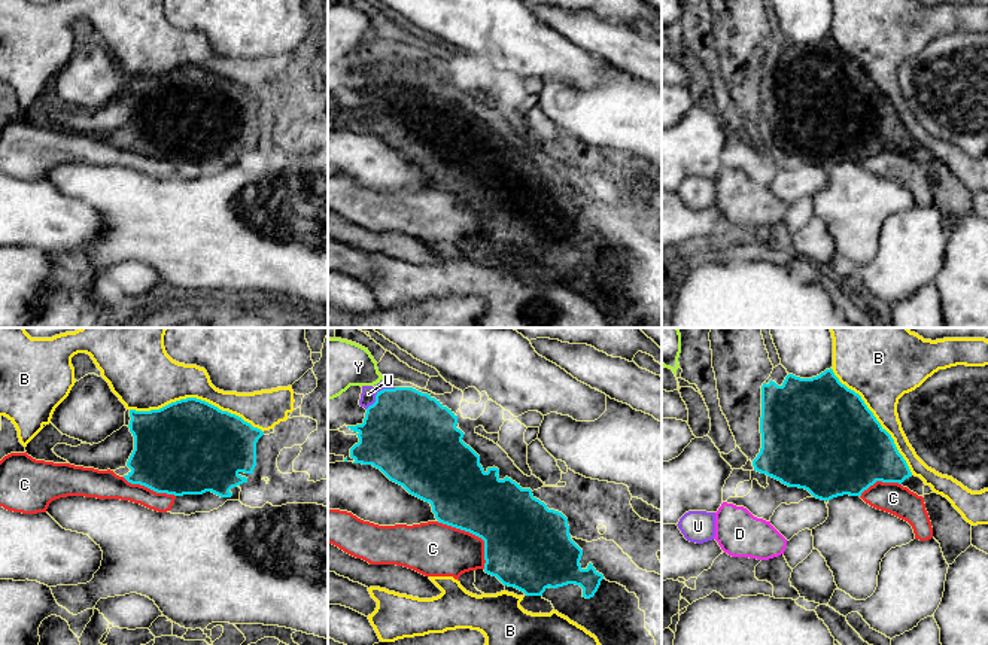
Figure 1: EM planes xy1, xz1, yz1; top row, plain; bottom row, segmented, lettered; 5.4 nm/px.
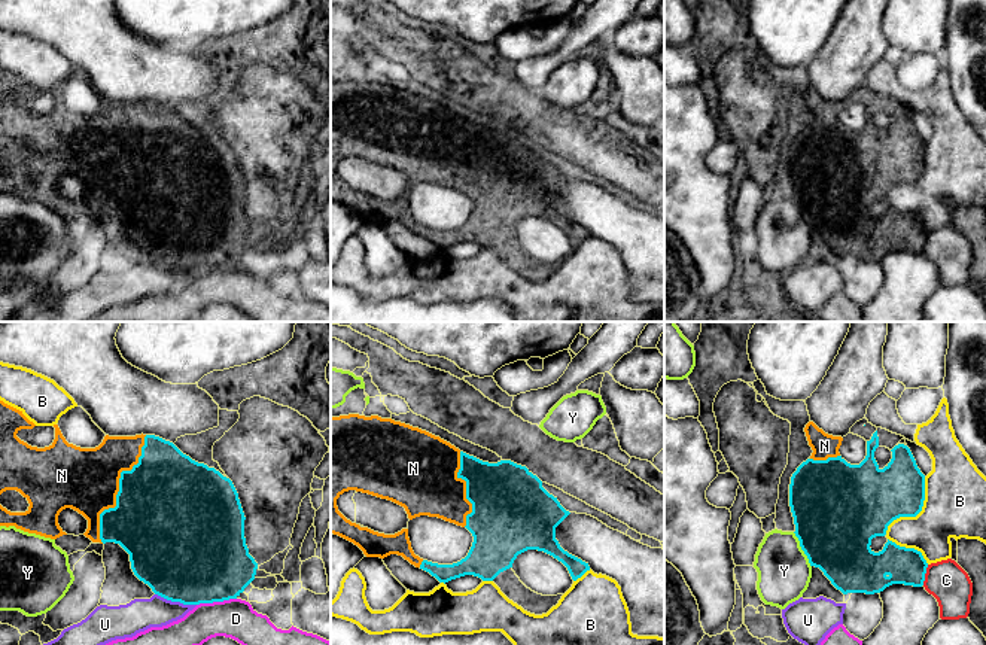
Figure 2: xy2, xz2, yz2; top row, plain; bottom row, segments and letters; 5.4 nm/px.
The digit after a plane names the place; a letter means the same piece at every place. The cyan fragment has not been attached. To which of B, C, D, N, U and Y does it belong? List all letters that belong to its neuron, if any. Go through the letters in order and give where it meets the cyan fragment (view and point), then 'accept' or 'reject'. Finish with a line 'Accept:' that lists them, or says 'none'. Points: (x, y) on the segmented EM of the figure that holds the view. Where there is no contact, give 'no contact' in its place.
B: xy1 (195, 398) | reject
C: xz1 (474, 534) | reject
D: xy2 (216, 601) | reject
N: xy2 (119, 489) | accept
U: xy2 (176, 601) | reject
Y: yz2 (802, 548) | reject
Accept: N

